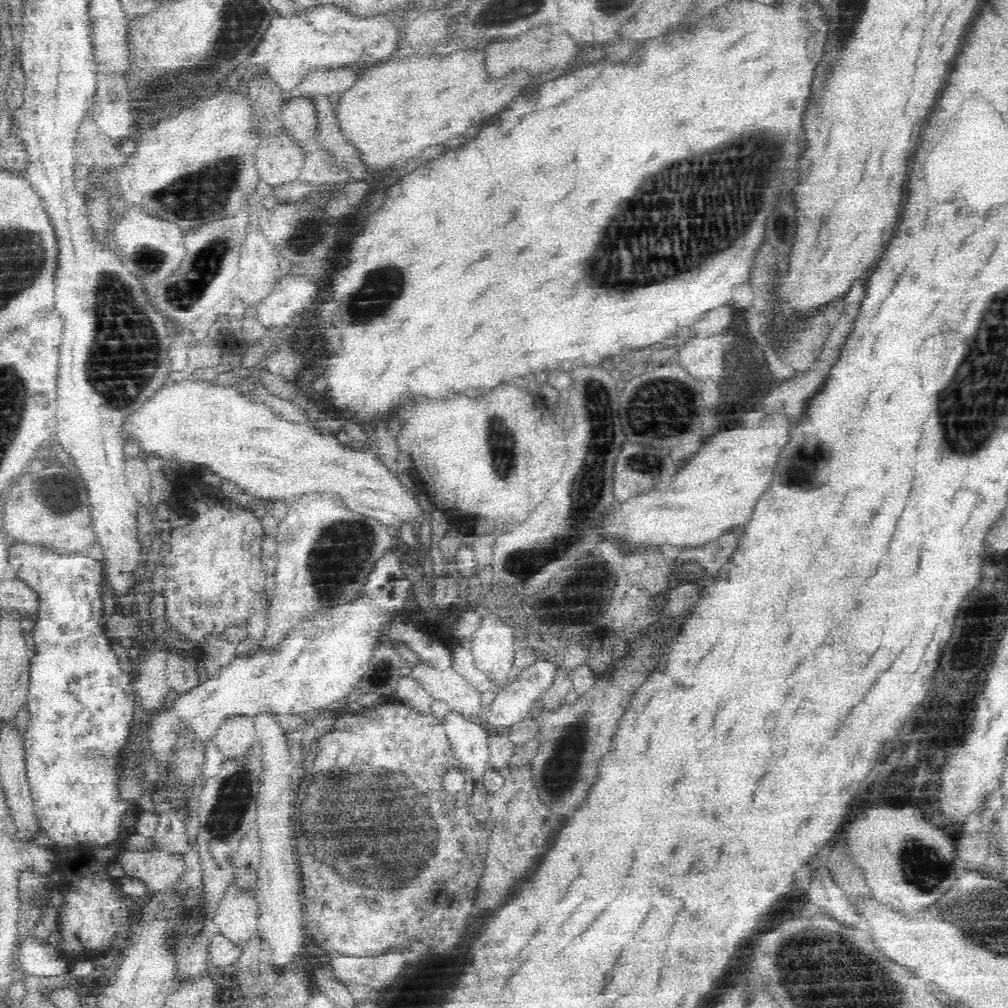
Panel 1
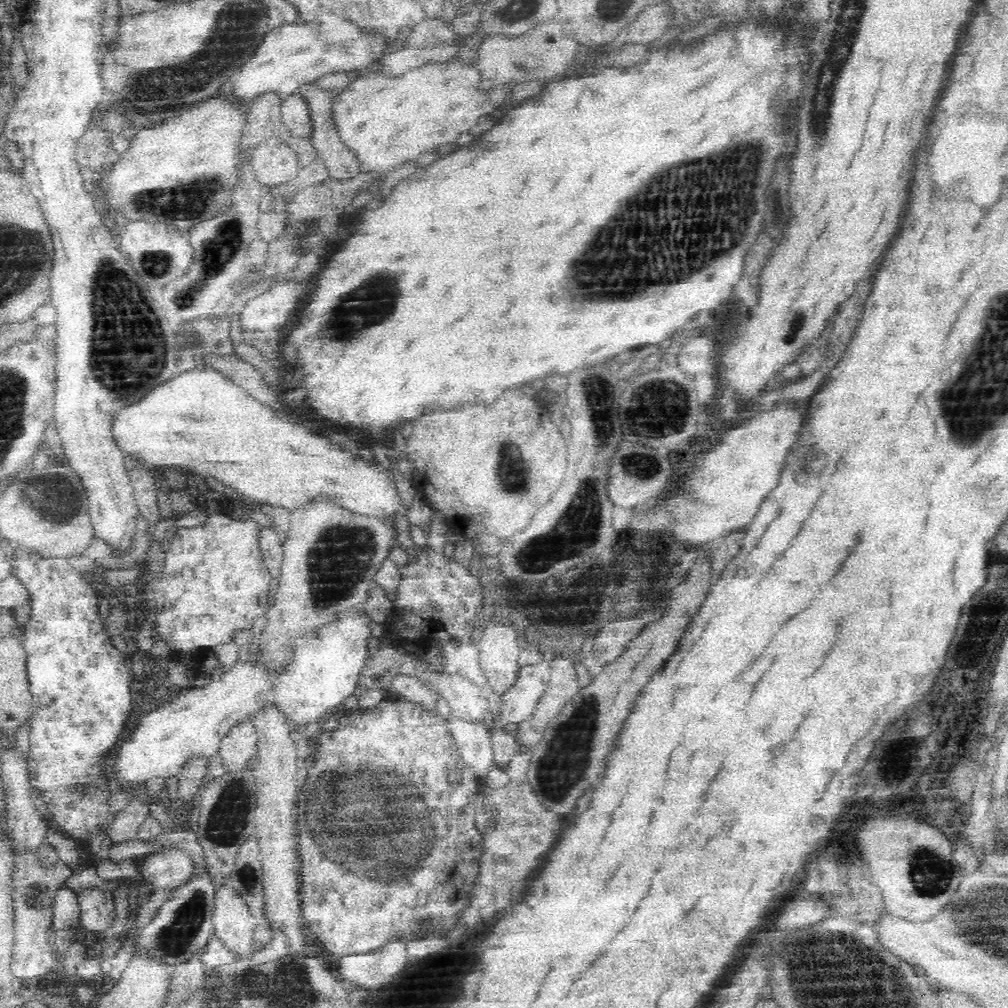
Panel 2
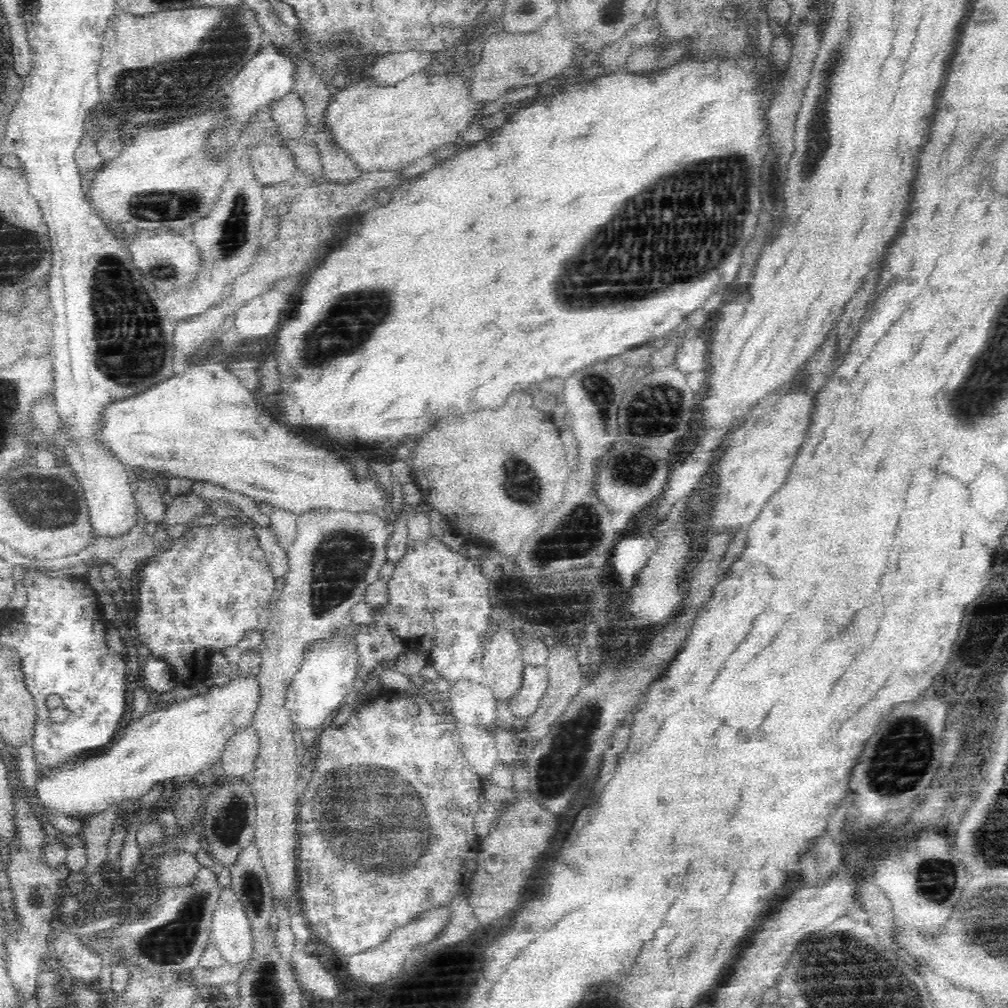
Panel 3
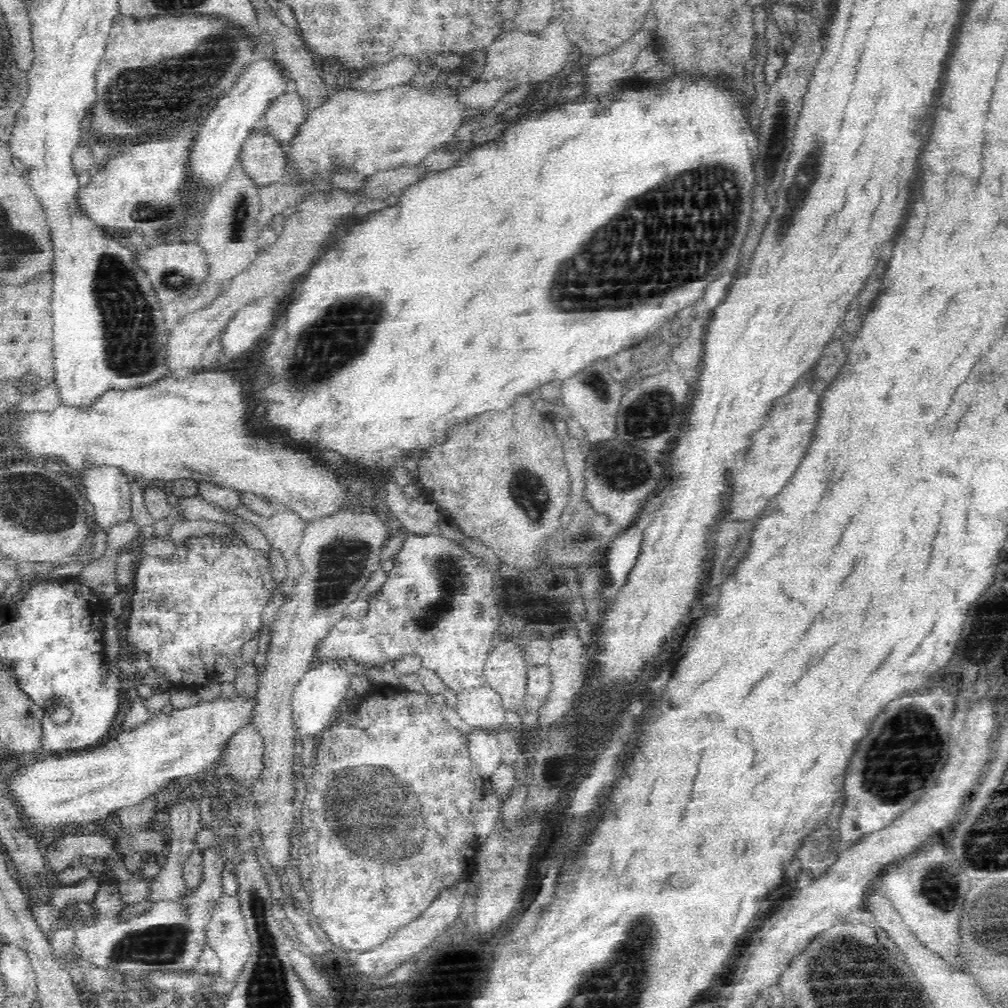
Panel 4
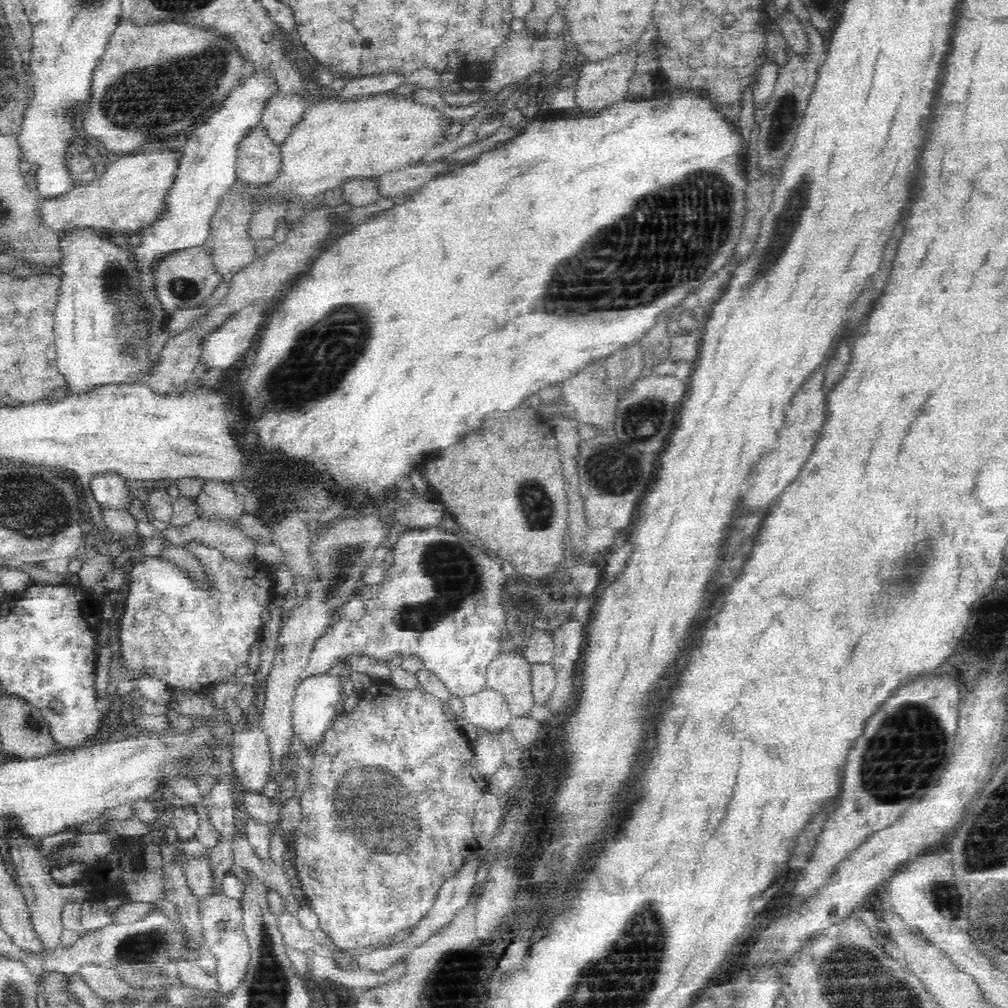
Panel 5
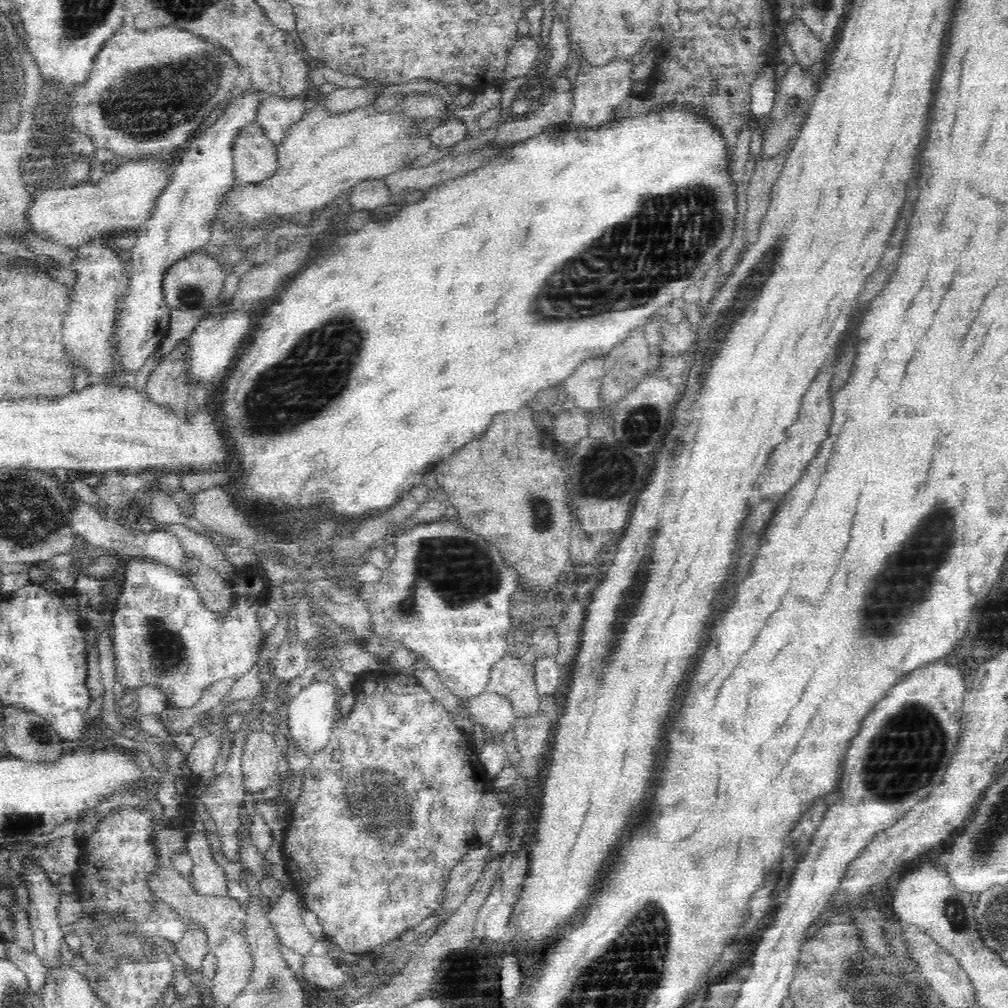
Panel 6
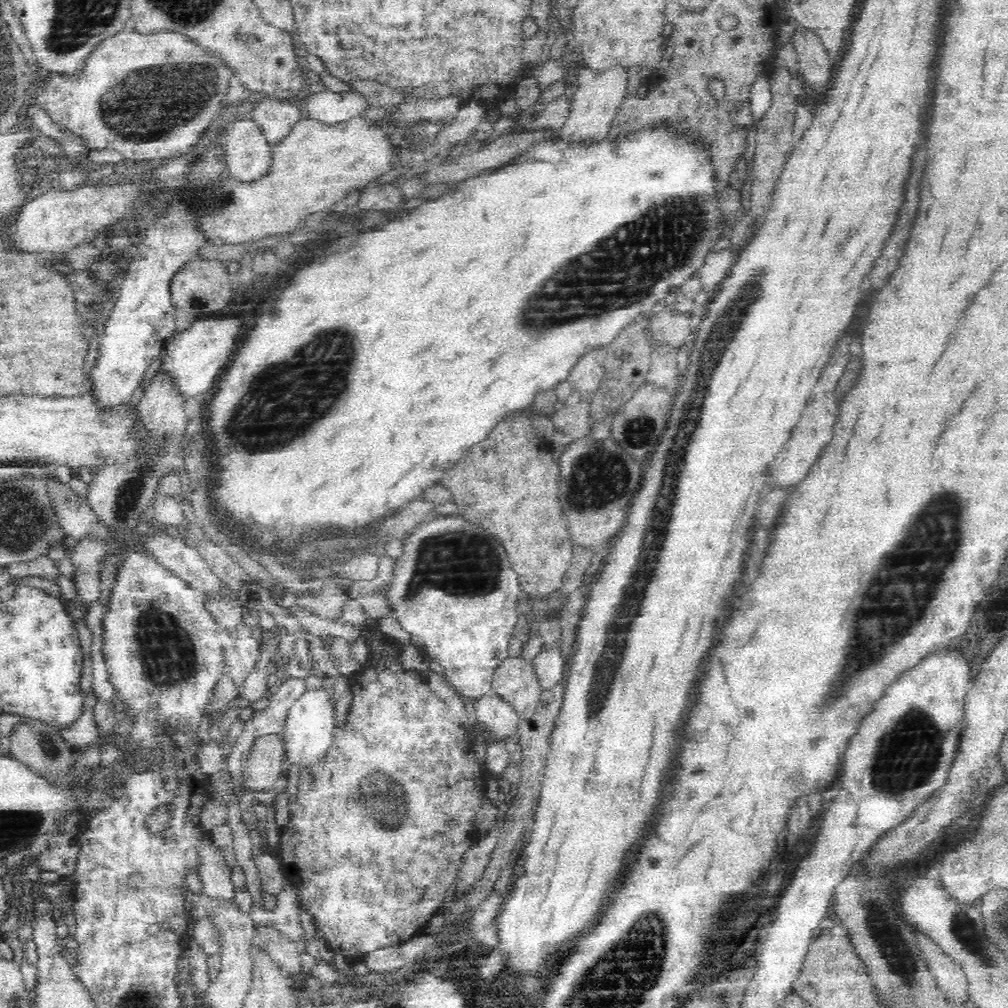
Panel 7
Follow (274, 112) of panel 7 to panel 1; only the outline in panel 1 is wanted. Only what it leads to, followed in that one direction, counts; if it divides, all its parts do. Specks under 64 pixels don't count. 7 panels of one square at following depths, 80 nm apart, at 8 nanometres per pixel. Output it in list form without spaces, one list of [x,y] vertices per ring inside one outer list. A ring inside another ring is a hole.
[[[295,98],[281,104],[279,118],[293,139],[311,145],[317,137],[316,116],[318,113],[310,98]]]

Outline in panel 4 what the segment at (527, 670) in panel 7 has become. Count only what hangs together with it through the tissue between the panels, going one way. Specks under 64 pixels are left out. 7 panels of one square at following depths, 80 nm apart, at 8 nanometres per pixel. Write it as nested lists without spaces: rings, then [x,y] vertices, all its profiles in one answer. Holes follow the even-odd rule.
[[[502,640],[489,650],[483,666],[486,685],[500,695],[505,710],[518,712],[526,694],[527,667],[522,647],[512,640]]]

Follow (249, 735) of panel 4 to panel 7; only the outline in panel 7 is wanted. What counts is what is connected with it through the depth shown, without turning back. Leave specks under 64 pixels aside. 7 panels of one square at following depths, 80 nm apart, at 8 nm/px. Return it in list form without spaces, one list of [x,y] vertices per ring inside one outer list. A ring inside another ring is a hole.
[[[280,734],[257,736],[245,764],[245,788],[266,792],[281,788],[287,766],[283,740]]]

